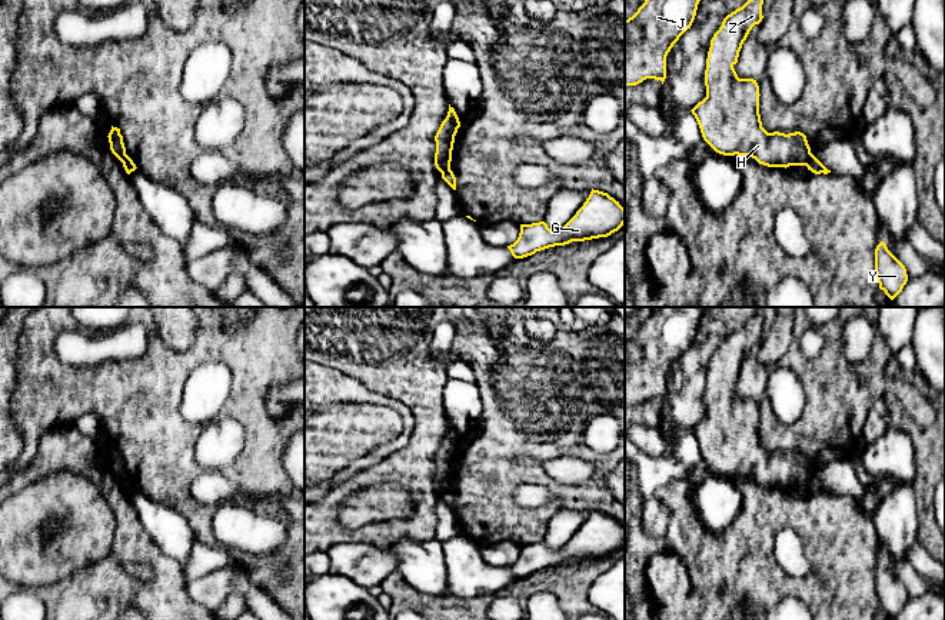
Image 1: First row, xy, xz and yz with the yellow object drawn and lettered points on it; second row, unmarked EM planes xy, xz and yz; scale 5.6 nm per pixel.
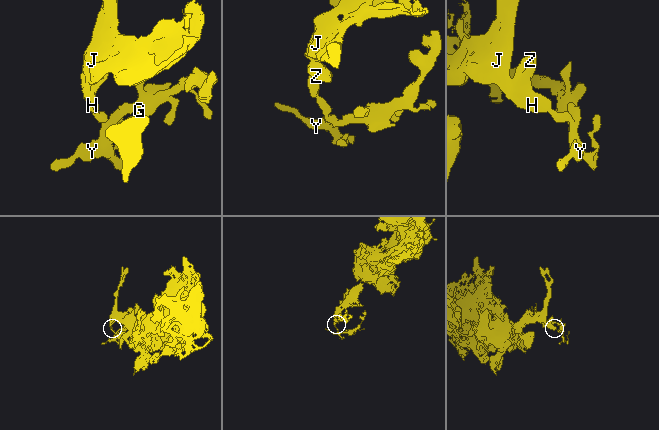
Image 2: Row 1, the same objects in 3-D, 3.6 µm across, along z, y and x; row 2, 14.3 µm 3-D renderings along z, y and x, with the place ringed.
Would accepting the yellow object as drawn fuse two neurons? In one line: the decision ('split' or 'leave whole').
split

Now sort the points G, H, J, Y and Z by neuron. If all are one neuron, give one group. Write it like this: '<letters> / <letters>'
G Y / H J Z

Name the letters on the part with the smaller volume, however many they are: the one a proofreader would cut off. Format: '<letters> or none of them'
G, Y

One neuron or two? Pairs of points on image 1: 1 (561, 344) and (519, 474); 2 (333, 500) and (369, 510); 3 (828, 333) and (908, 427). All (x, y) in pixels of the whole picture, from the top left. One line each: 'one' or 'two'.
1: one
2: one
3: one

